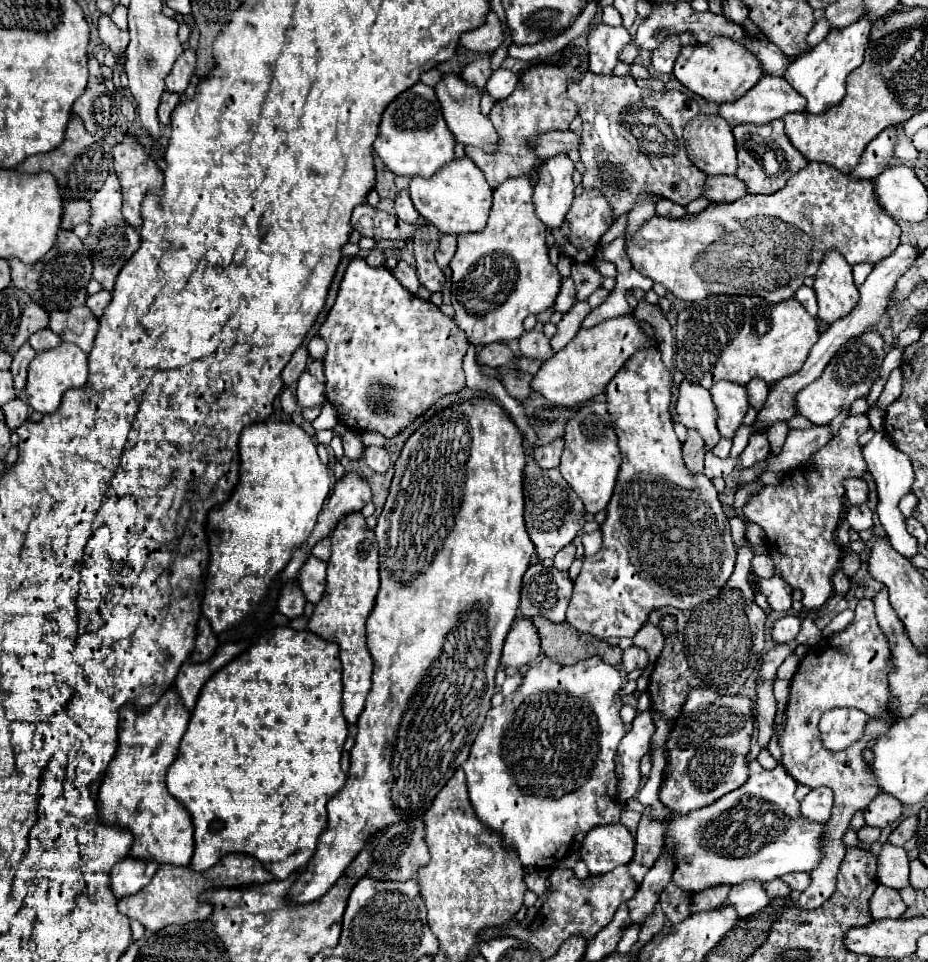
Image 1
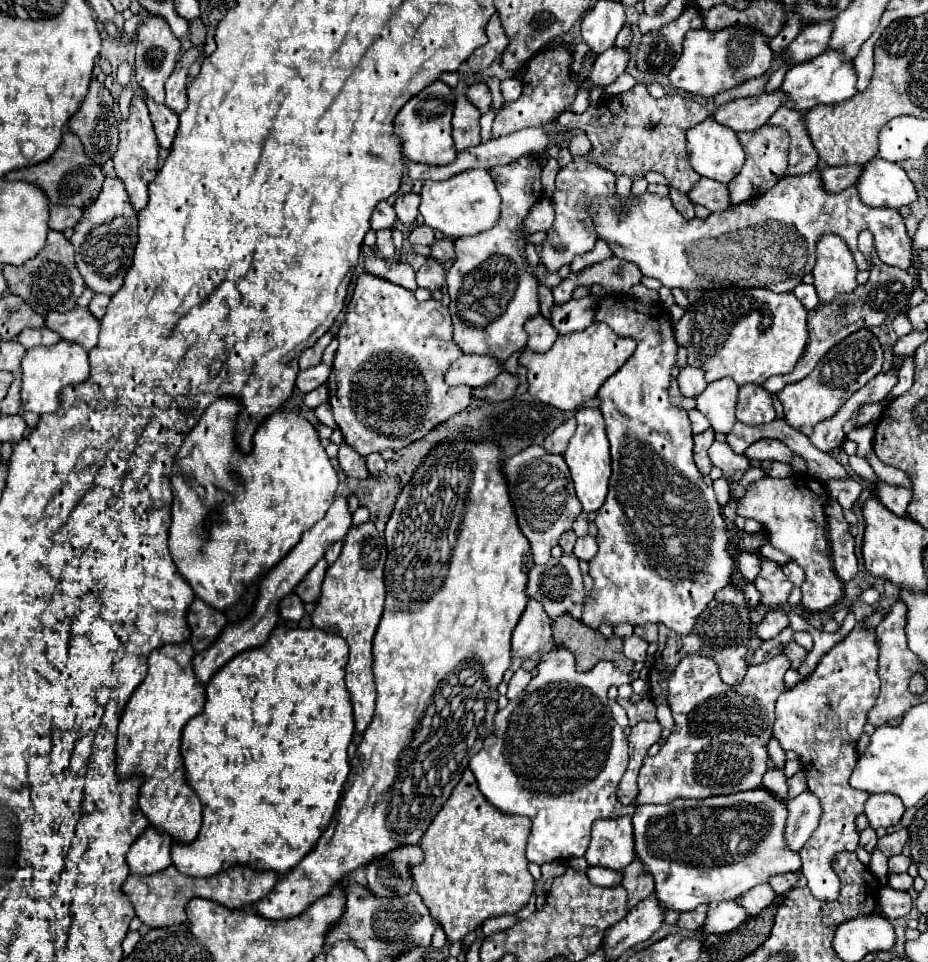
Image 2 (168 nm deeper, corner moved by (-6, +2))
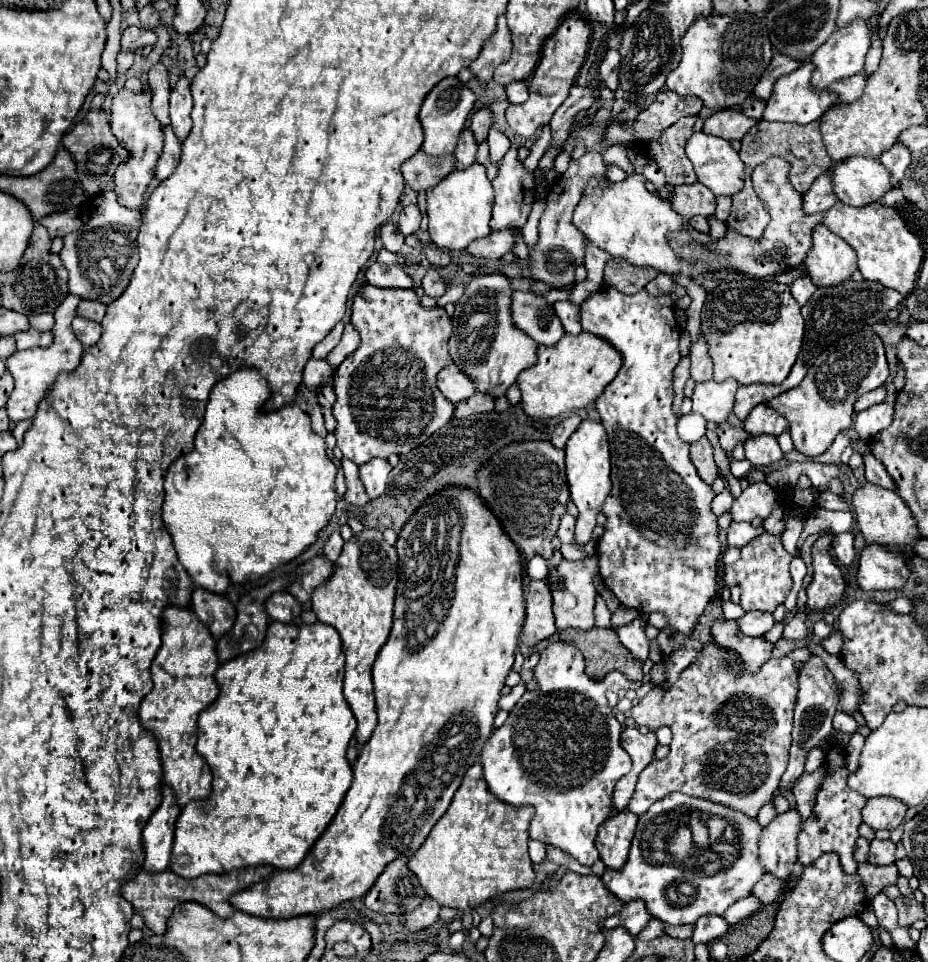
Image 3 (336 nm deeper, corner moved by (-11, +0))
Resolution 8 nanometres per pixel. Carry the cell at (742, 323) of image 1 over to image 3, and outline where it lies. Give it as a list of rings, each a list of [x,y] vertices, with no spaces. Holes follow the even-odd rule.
[[[756,277],[726,279],[706,295],[702,333],[710,347],[716,381],[732,377],[740,385],[780,383],[788,377],[800,353],[804,319],[788,285]]]

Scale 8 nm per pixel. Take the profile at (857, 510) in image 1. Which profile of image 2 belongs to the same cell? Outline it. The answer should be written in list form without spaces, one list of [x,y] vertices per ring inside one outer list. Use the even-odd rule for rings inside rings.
[[[845,479],[845,481],[827,481],[825,483],[829,489],[829,495],[839,501],[839,505],[847,511],[853,509],[861,495],[861,485],[855,479]]]

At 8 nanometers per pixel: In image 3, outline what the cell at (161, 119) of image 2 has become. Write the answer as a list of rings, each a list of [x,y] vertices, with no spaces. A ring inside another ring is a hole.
[[[166,127],[164,135],[166,135],[164,149],[162,149],[162,155],[160,155],[158,163],[156,163],[156,179],[158,181],[168,179],[174,173],[174,169],[176,169],[176,165],[180,161],[180,141],[176,139],[174,131],[170,127]]]

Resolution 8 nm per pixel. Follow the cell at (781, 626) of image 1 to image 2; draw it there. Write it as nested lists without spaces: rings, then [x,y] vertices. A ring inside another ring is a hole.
[[[771,611],[767,613],[767,617],[757,625],[757,637],[761,639],[773,639],[775,635],[779,635],[785,627],[789,627],[789,617],[781,611]]]

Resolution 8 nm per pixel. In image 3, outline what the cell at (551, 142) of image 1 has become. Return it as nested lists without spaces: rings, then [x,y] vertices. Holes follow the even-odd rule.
[[[422,149],[414,153],[404,165],[402,165],[402,177],[404,183],[414,191],[426,191],[434,185],[438,185],[450,171],[454,171],[454,157],[432,157],[426,155]]]

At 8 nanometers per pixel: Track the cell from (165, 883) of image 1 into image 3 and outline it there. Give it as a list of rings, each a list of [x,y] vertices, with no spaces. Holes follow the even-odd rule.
[[[260,865],[260,867],[248,867],[248,869],[234,869],[230,873],[220,873],[220,875],[214,875],[214,873],[206,873],[206,875],[200,875],[196,879],[182,879],[178,875],[174,875],[172,871],[164,871],[164,873],[148,873],[148,877],[144,877],[144,871],[140,871],[134,879],[130,879],[122,889],[122,897],[126,901],[132,903],[134,907],[134,913],[142,915],[144,923],[148,929],[152,929],[156,935],[162,935],[166,931],[166,921],[170,919],[174,907],[178,903],[184,903],[184,901],[194,901],[194,903],[200,903],[204,907],[208,907],[212,913],[216,913],[218,917],[226,919],[234,913],[232,905],[228,905],[228,897],[240,889],[248,889],[250,885],[262,881],[262,877],[266,877],[268,873],[272,873],[274,869],[268,867],[268,865]]]

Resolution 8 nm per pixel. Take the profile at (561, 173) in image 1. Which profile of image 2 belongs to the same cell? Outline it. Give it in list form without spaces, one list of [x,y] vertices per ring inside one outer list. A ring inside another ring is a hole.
[[[539,199],[539,203],[535,203],[535,207],[525,219],[525,231],[527,233],[537,233],[537,231],[547,233],[553,221],[555,221],[555,205],[551,203],[551,199]]]

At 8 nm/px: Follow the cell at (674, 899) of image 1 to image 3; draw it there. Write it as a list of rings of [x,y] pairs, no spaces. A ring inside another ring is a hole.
[[[650,919],[650,923],[638,933],[638,939],[654,939],[658,937],[660,933],[664,933],[664,923],[660,919]]]

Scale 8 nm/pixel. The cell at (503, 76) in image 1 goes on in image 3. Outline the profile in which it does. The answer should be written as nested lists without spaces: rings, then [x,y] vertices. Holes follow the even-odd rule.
[[[512,81],[506,87],[506,95],[510,103],[524,103],[528,99],[528,87],[524,81]]]

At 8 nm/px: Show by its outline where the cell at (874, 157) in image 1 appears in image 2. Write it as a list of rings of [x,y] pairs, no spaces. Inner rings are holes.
[[[845,165],[845,167],[825,167],[821,171],[821,179],[827,191],[843,191],[851,185],[855,185],[855,179],[859,177],[859,171],[863,171],[863,165]]]

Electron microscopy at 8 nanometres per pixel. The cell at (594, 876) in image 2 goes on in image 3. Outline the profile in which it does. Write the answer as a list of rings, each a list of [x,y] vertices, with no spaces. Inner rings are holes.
[[[670,793],[668,797],[656,801],[638,819],[636,835],[632,839],[630,855],[620,871],[606,869],[602,873],[604,885],[610,893],[620,897],[620,901],[630,903],[642,899],[652,917],[668,925],[694,925],[702,915],[722,915],[732,903],[748,897],[756,881],[764,875],[758,863],[758,837],[762,827],[756,819],[746,817],[724,805],[714,805],[712,801],[688,797],[684,793]],[[700,811],[704,815],[716,815],[726,819],[734,829],[738,843],[730,845],[718,841],[706,851],[698,851],[692,843],[692,833],[688,829],[690,813]]]

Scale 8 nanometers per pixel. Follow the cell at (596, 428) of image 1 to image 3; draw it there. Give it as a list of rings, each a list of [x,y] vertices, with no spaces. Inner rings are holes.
[[[582,421],[578,429],[570,435],[566,447],[566,479],[570,489],[570,499],[578,507],[578,523],[574,533],[574,545],[584,547],[592,539],[592,529],[596,525],[596,515],[602,509],[604,499],[610,495],[612,481],[610,481],[610,449],[608,449],[608,437],[602,427],[602,423],[596,421]]]

